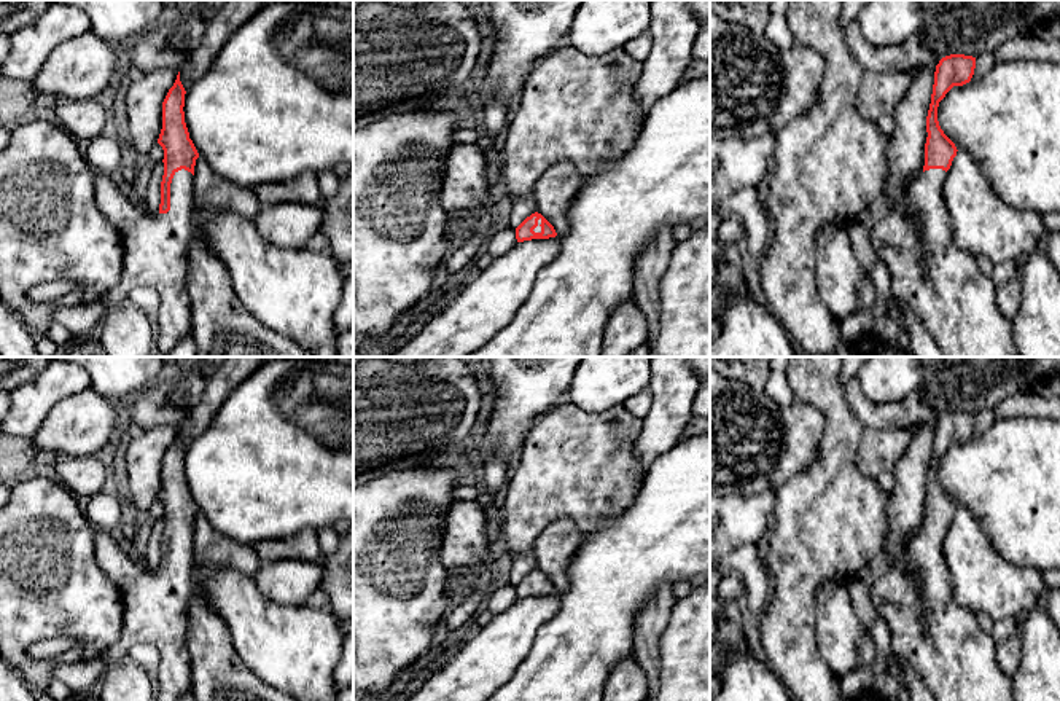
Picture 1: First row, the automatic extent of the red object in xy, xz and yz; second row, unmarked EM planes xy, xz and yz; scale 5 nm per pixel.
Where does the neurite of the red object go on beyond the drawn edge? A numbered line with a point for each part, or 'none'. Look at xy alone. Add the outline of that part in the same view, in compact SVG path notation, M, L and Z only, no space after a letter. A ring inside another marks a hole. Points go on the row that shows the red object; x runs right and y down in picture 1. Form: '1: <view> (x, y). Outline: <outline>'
1: xy (156, 246). Outline: M185 169L175 172L167 213L150 213L129 196L127 188L118 175L95 174L97 207L119 231L126 249L121 279L102 301L113 307L127 301L129 292L135 287L153 287L161 298L154 346L167 355L191 333L188 266L194 175Z

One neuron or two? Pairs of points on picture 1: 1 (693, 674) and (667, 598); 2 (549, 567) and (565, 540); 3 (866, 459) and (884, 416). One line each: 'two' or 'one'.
1: two
2: one
3: two

